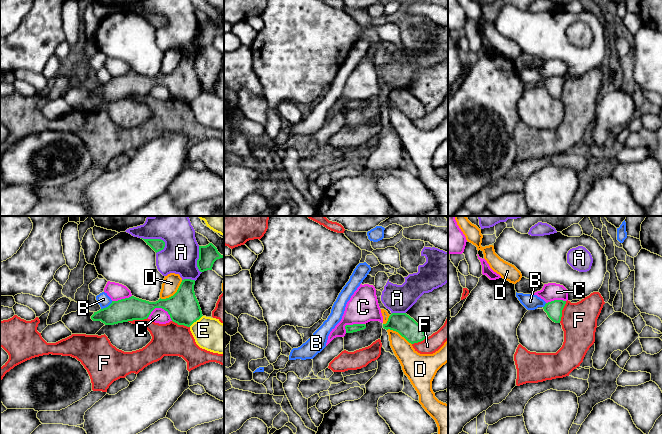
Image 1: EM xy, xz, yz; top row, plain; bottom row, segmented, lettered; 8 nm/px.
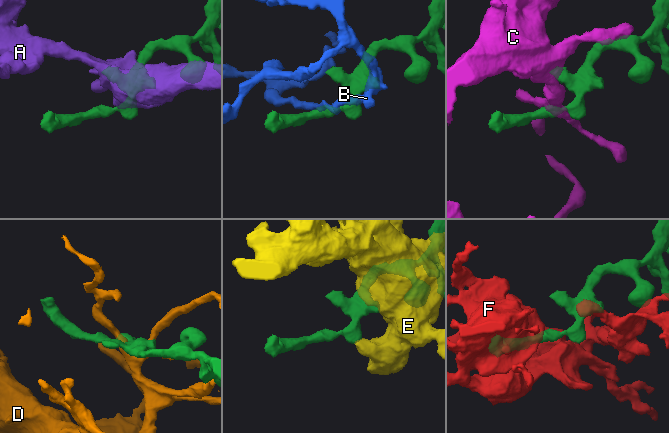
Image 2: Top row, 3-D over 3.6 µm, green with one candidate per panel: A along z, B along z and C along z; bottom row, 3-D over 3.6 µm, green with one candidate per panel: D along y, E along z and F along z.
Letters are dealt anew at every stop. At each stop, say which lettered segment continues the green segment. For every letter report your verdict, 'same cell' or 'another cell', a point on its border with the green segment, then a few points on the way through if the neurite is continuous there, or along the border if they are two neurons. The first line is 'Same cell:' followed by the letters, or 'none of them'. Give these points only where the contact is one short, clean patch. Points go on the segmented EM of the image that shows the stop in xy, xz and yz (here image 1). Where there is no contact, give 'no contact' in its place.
Same cell: none of them
A: another cell | xy (155, 239)
B: another cell | xy (106, 307) | along xy (112, 301), (101, 309)
C: another cell | xy (161, 307)
D: another cell | xy (174, 294)
E: another cell | xy (195, 321)
F: another cell | yz (561, 312)

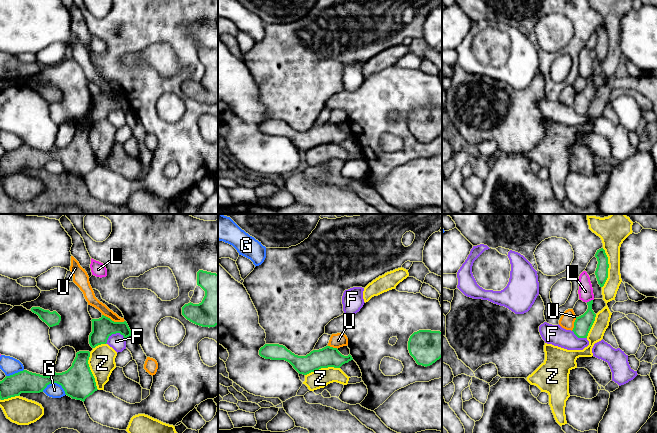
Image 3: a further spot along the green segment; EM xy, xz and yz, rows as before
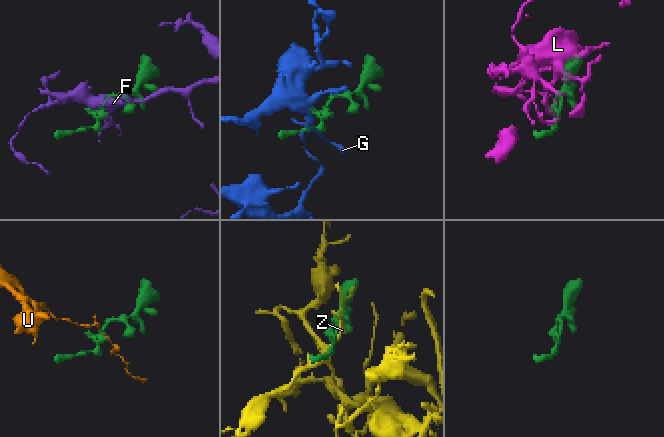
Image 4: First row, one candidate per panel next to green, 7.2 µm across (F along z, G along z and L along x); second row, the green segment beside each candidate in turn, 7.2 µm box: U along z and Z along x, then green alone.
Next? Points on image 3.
Same cell: none of them
F: another cell | xy (114, 333) | along xy (125, 338), (119, 333), (113, 333), (105, 343)
G: another cell | xy (56, 382)
L: another cell | yz (589, 301) | along yz (592, 299), (586, 302)
U: another cell | xy (113, 321) | along xy (102, 314), (114, 321), (124, 321)
Z: another cell | yz (608, 267)

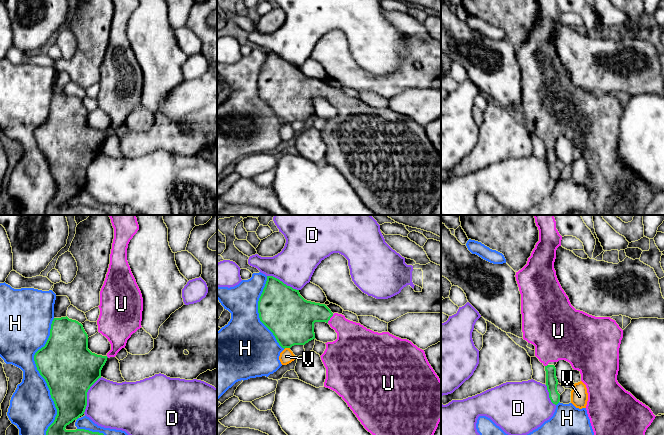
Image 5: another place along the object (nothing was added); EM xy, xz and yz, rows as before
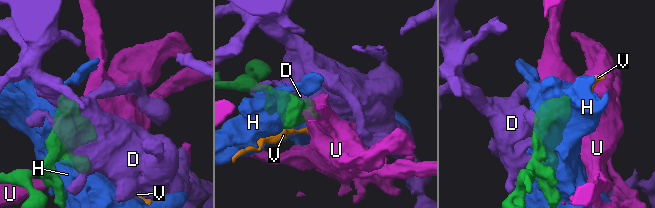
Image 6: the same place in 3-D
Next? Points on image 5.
Same cell: U
D: another cell | xy (86, 395)
H: another cell | xy (41, 375)
U: same cell | xz (330, 317) | across xz (299, 315), (330, 317), (353, 338)
V: another cell | xz (286, 347) | along xz (289, 347), (284, 349)

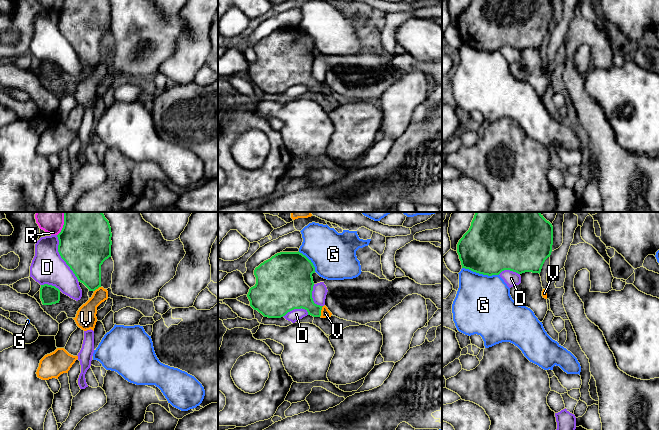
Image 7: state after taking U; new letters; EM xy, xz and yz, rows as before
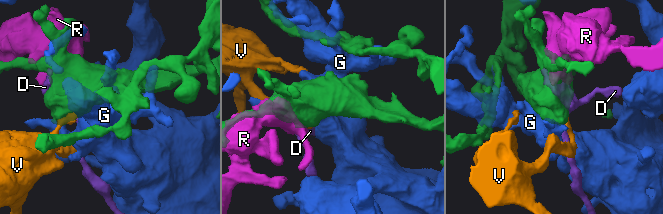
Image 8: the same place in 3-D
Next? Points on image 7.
Same cell: none of them
D: another cell | xy (61, 257)
G: another cell | yz (480, 273)
R: another cell | xy (64, 224)
V: another cell | xz (320, 311) | along xz (323, 306), (319, 316)

